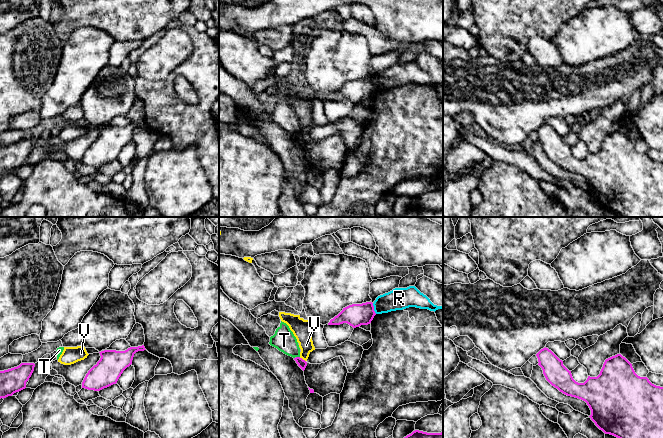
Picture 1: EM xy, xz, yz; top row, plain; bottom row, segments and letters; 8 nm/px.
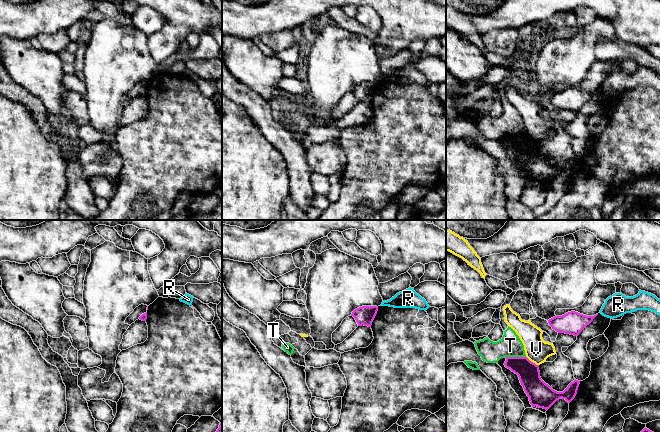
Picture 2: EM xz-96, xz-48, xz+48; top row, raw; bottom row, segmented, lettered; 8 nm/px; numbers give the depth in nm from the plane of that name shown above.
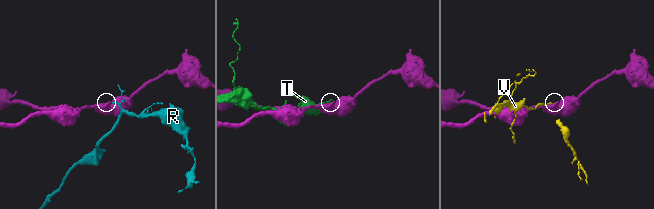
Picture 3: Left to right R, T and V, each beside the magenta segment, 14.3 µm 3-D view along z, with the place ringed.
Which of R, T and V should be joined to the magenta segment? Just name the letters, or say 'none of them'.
none of them

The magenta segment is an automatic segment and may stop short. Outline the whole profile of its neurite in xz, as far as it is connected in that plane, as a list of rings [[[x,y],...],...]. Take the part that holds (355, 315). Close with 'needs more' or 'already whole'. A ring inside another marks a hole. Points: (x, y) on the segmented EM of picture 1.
[[[366,302],[362,304],[349,305],[333,319],[330,320],[328,325],[340,325],[347,323],[353,328],[361,325],[368,325],[376,315],[372,302]]]; already whole

